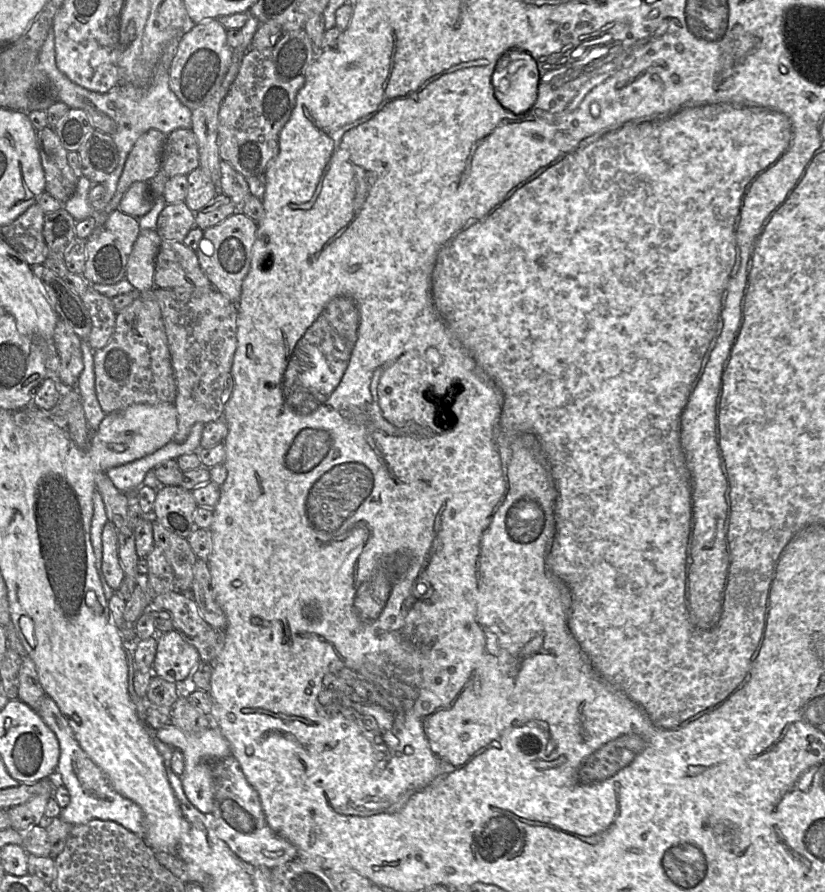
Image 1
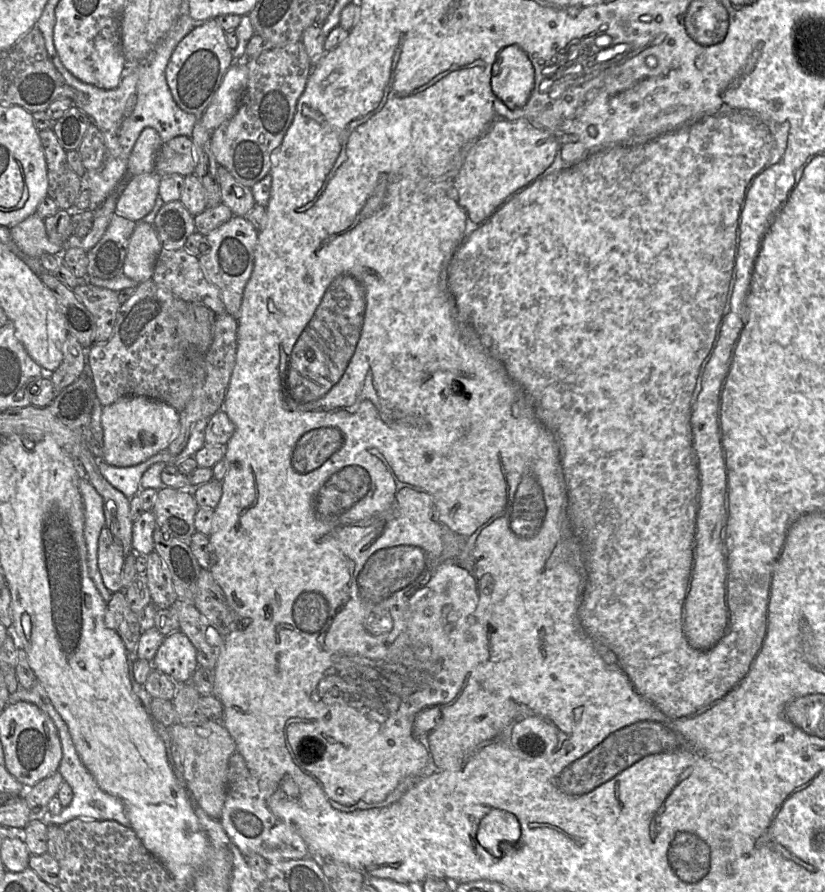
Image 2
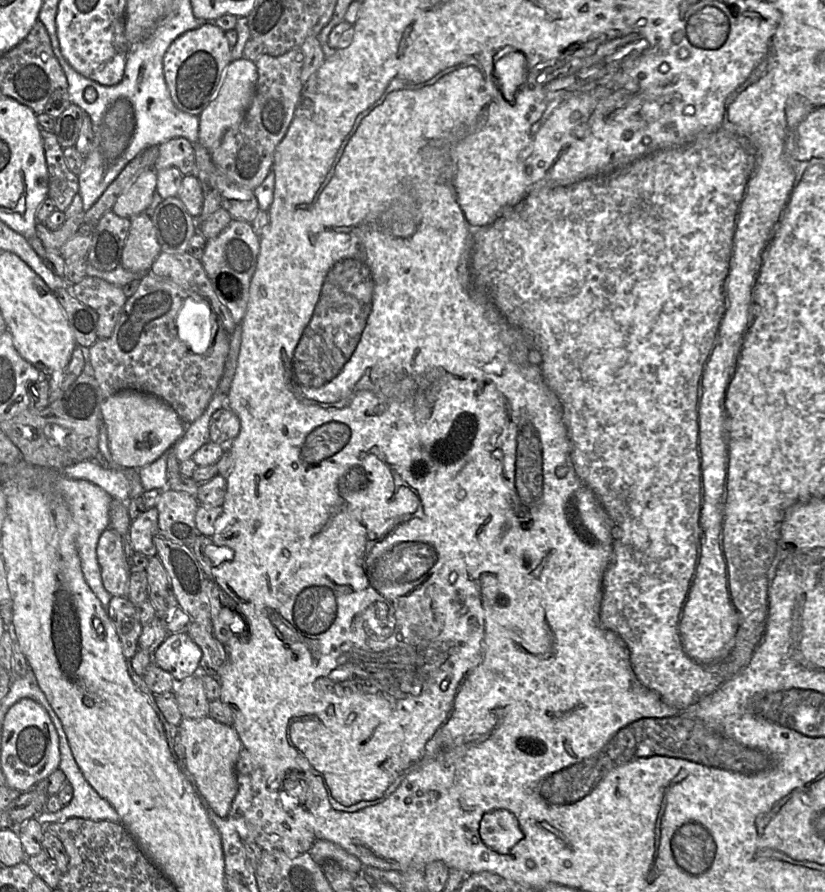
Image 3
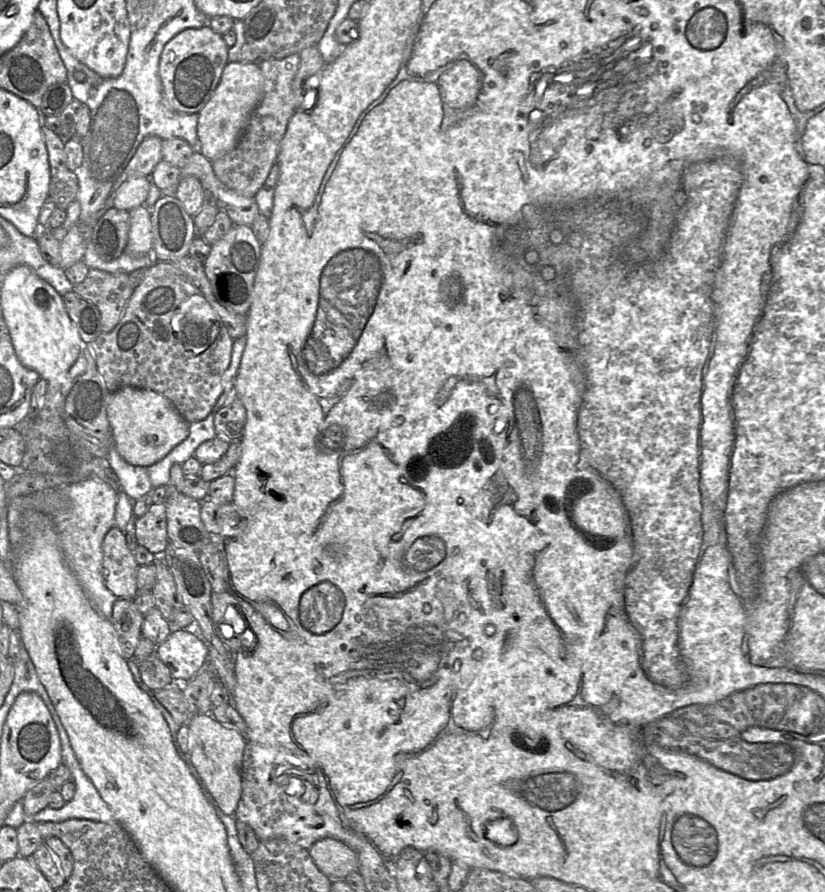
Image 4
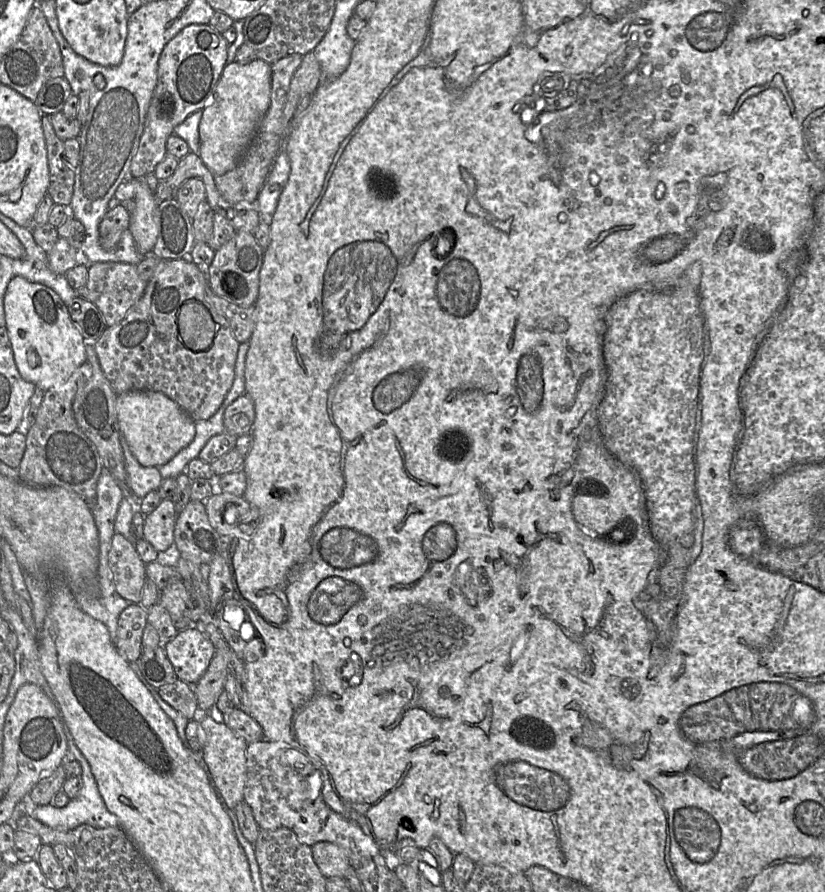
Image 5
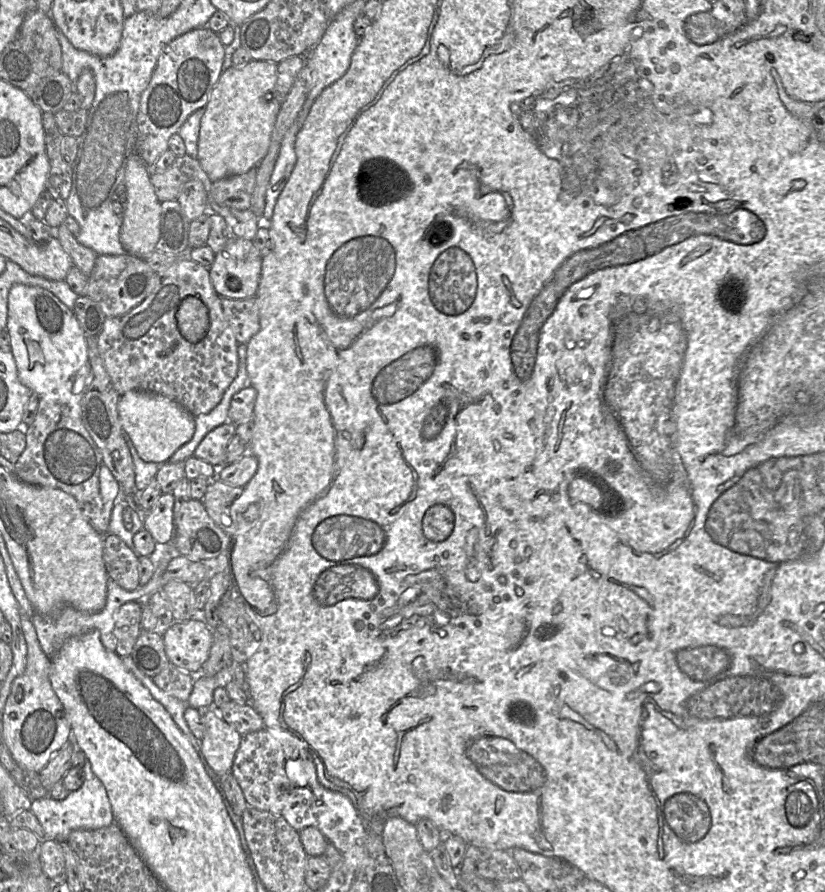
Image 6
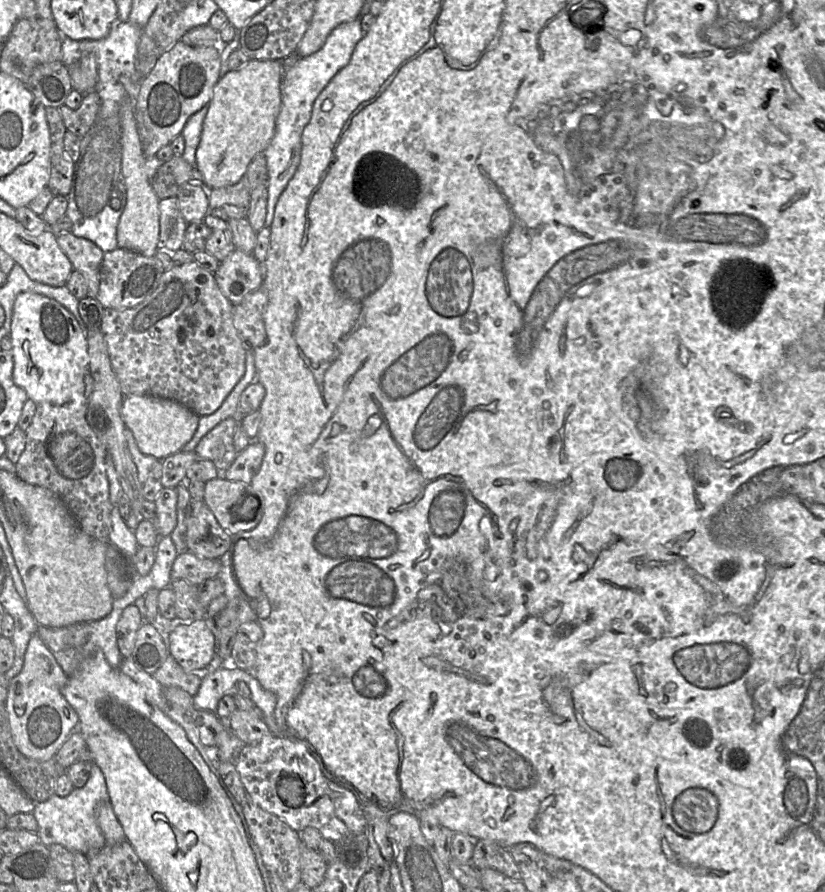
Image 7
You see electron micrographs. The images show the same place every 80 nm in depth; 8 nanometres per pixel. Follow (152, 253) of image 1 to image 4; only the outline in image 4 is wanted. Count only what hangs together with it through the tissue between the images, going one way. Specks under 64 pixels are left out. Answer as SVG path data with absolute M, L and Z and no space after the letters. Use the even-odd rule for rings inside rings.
M142 205L129 211L130 229L126 253L131 256L152 254L153 232L150 208Z

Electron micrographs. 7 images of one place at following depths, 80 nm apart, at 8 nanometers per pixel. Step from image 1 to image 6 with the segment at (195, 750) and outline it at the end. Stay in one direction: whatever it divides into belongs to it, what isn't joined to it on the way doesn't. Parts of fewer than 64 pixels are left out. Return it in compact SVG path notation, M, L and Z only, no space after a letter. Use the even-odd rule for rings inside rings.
M213 707L202 710L202 722L205 725L205 734L200 741L201 751L210 768L222 777L232 772L242 736Z

